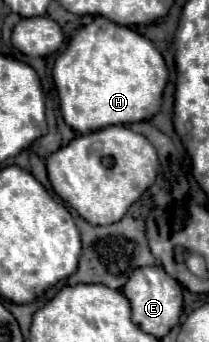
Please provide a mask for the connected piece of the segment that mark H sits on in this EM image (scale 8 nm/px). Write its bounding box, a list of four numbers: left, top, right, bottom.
[54,17,168,133]

